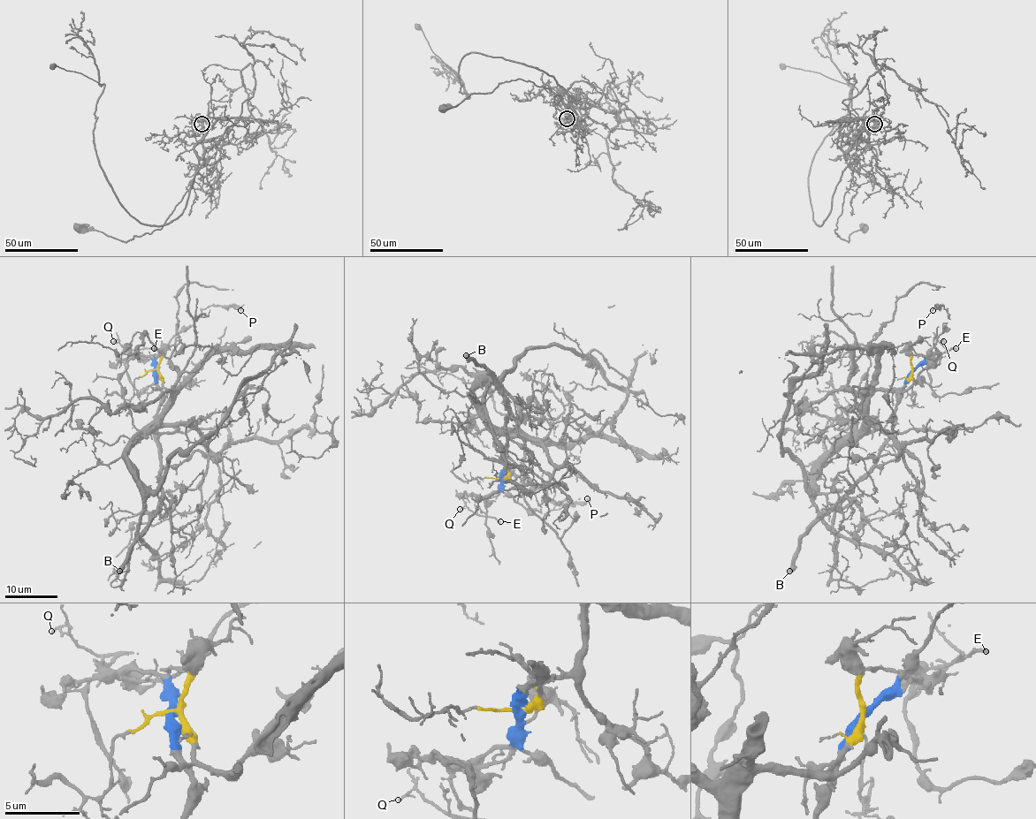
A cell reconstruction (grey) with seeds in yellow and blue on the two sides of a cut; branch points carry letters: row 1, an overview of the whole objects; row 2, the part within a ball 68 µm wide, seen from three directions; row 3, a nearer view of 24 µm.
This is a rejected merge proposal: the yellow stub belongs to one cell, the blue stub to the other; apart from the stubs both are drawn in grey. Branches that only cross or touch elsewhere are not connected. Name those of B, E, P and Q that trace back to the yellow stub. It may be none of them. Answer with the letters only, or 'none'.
none

